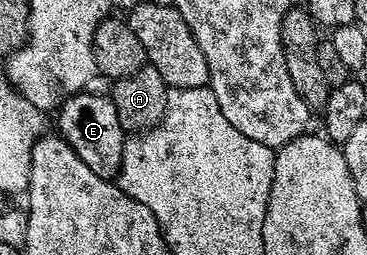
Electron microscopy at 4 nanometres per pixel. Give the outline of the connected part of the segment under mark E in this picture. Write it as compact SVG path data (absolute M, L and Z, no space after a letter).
M86 89L78 94L70 95L56 112L56 130L62 139L75 149L75 153L99 177L110 181L116 180L121 174L123 149L127 132L119 125L119 113L115 113L115 105L108 94L92 95Z

